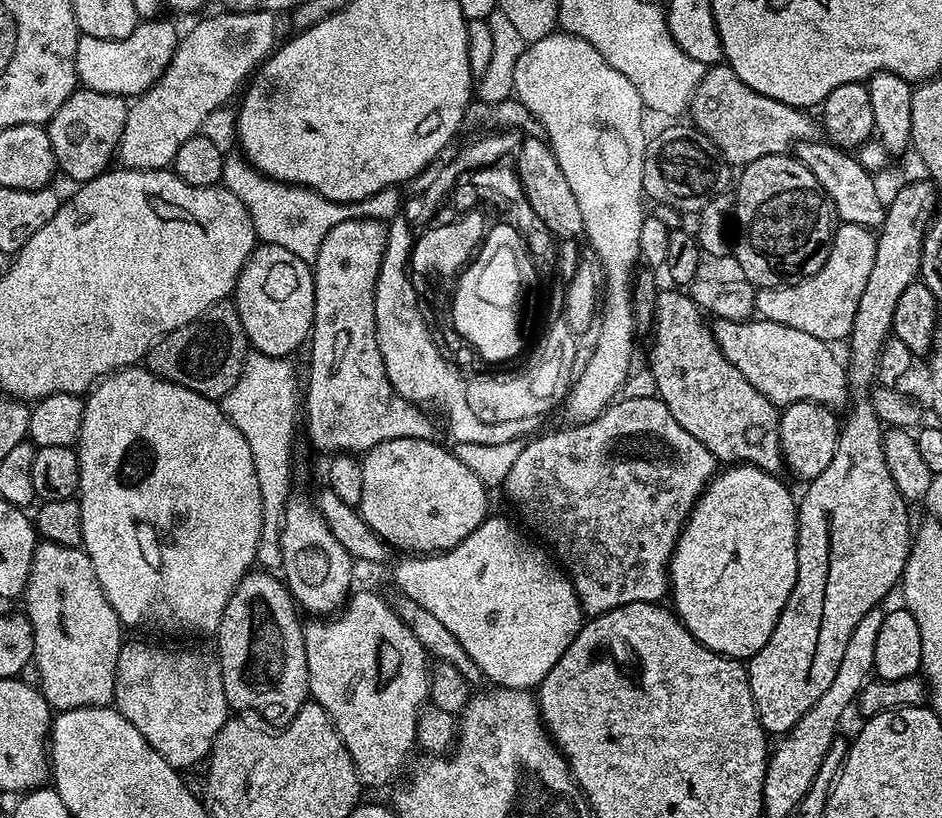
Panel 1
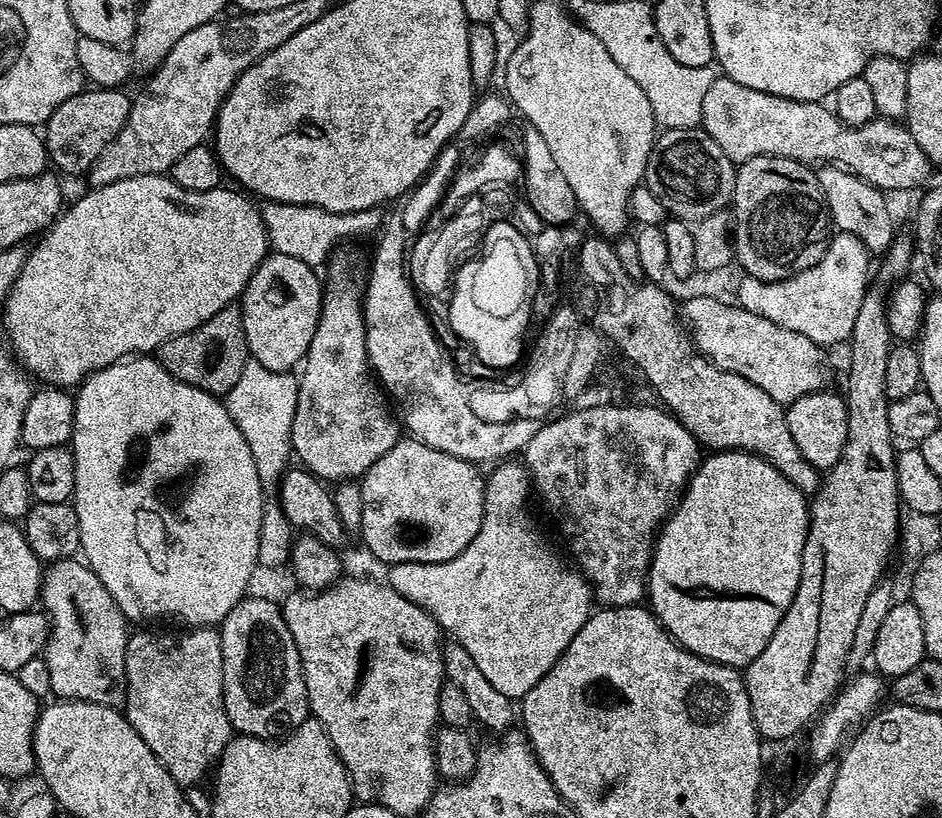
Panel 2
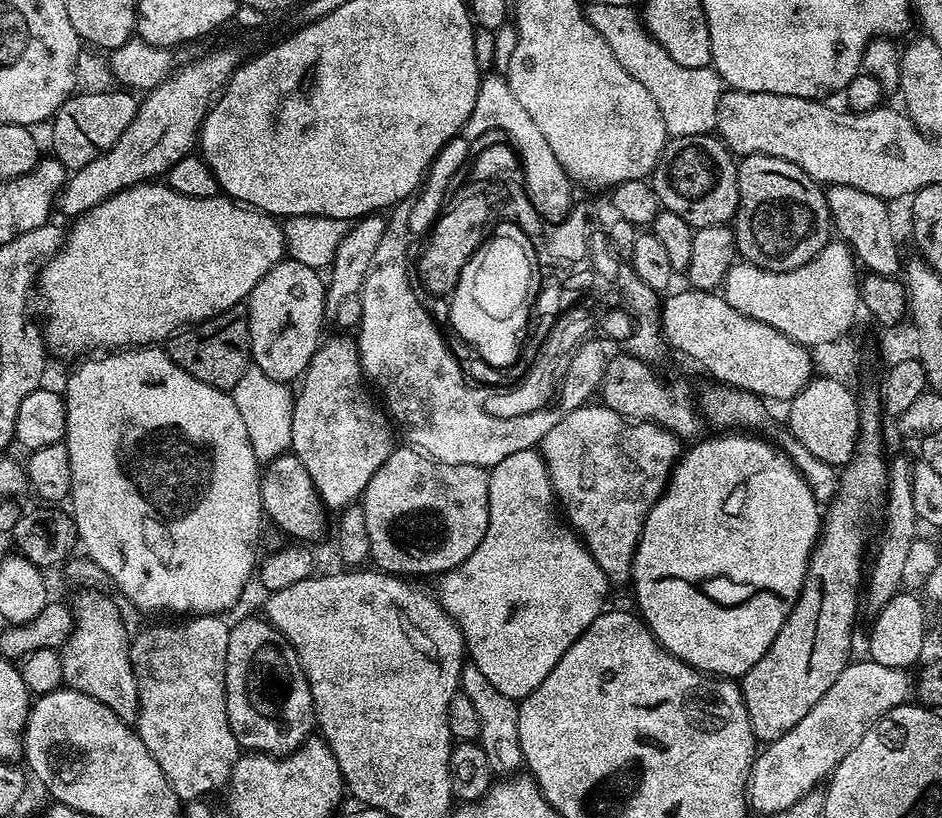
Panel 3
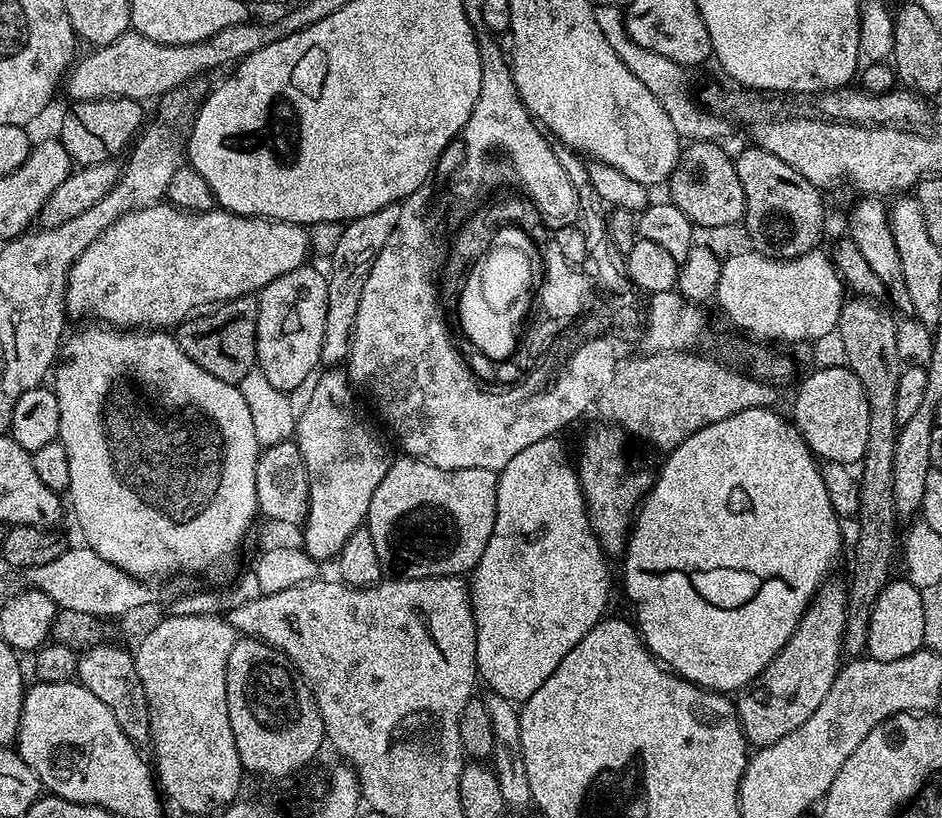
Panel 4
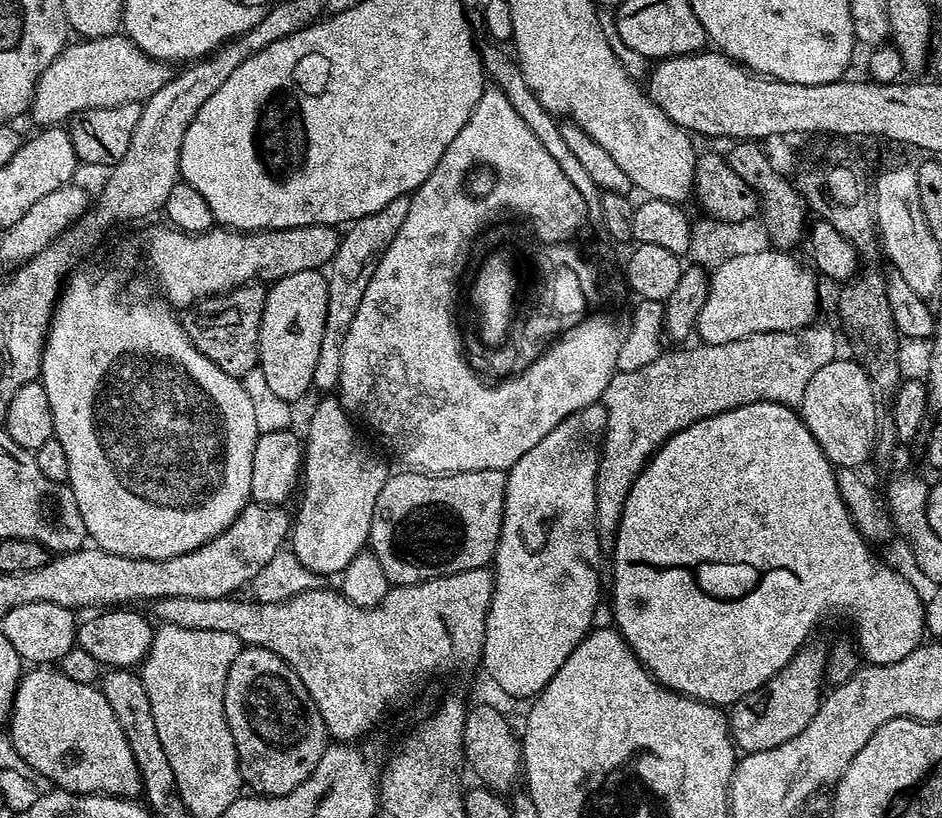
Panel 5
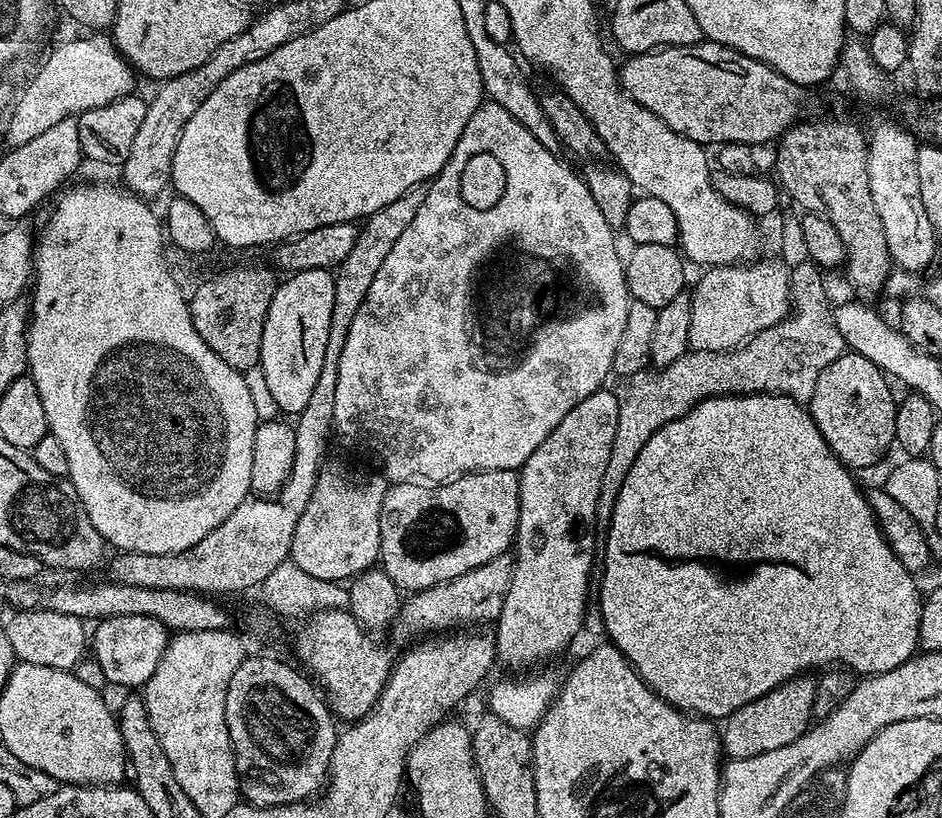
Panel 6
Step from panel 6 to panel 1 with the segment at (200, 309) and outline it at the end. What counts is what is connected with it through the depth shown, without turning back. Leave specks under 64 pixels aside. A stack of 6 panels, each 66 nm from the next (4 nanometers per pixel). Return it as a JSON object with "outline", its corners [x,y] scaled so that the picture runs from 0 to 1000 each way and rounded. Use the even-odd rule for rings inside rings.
{"outline":[[[241,366],[223,374],[223,379],[219,379],[206,394],[171,413],[158,428],[155,449],[158,455],[179,465],[182,469],[206,477],[206,482],[214,482],[221,489],[232,491],[248,472],[248,467],[253,467],[264,429],[263,410],[259,407],[257,389],[253,389],[249,370]]]}

